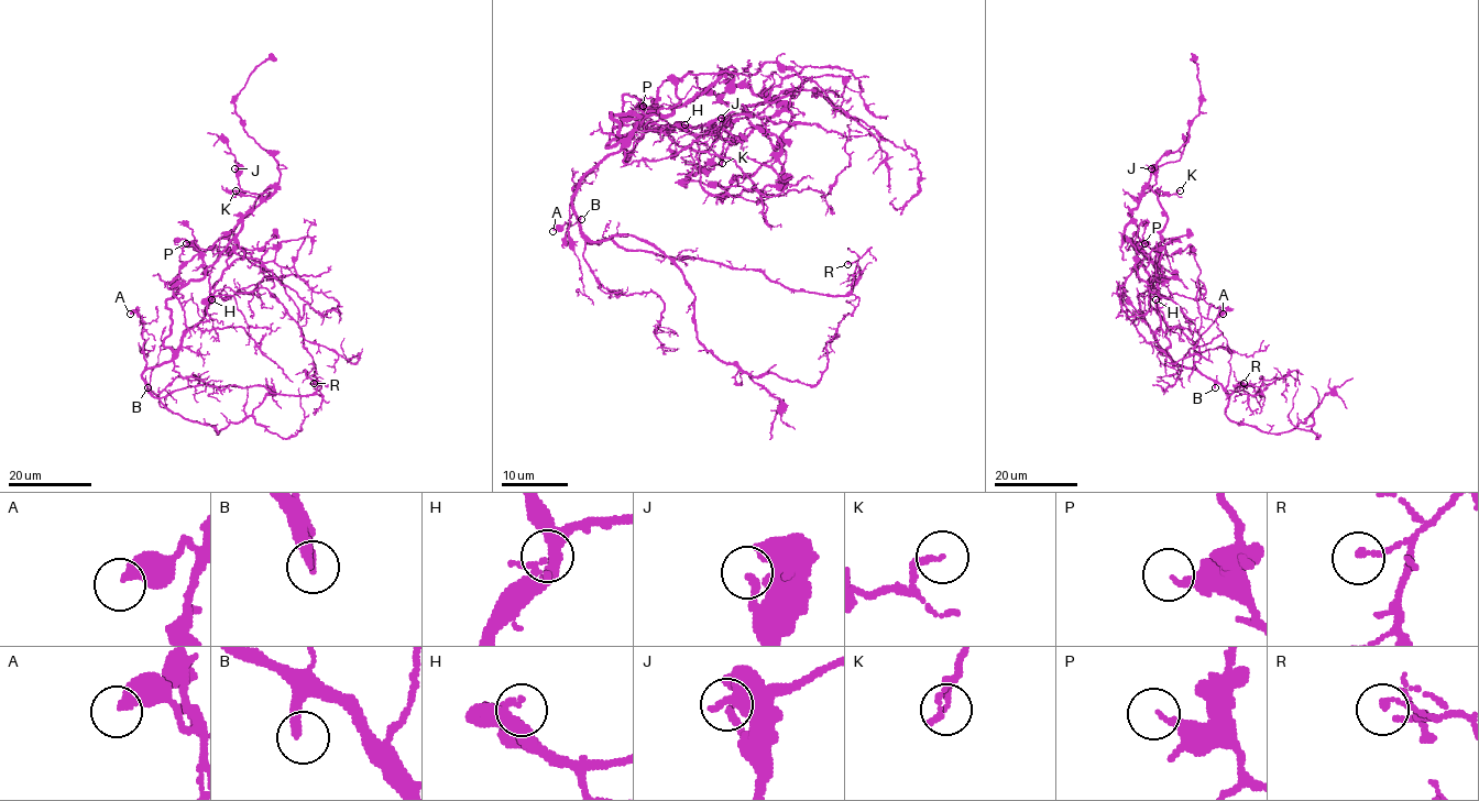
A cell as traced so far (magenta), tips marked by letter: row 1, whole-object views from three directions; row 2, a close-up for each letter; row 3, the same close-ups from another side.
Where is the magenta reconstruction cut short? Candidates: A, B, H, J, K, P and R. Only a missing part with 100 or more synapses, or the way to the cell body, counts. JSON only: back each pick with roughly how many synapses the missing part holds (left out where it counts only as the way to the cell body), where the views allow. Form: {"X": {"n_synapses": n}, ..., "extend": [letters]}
{"extend": ["B"]}

